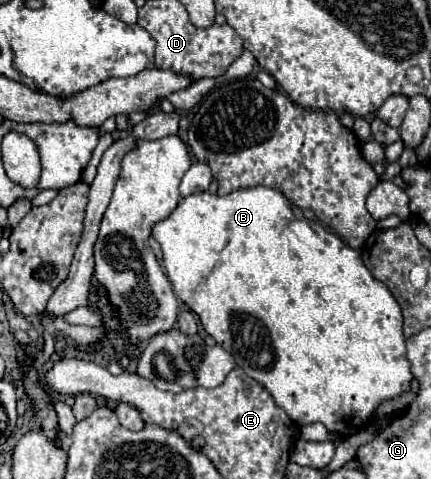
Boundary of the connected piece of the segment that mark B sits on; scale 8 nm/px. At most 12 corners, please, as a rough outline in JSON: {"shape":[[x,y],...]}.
{"shape":[[266,186],[152,226],[174,294],[298,424],[412,382],[360,254]]}

